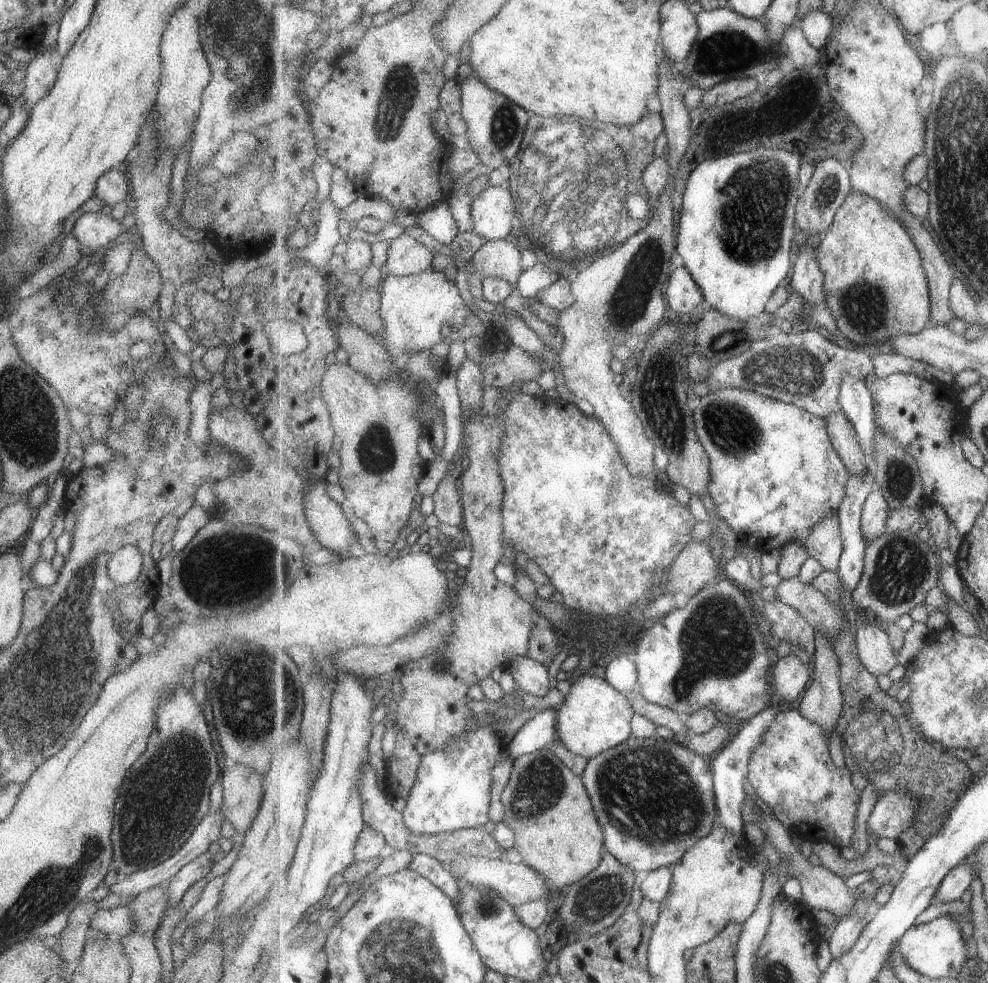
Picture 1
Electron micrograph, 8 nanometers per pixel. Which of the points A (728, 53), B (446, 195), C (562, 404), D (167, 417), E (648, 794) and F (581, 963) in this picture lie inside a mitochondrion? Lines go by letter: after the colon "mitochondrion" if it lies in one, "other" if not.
A: mitochondrion
B: other
C: other
D: mitochondrion
E: mitochondrion
F: other

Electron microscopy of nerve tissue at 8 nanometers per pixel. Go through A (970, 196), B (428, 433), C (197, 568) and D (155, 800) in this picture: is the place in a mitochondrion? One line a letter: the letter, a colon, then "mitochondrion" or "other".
A: mitochondrion
B: other
C: mitochondrion
D: mitochondrion

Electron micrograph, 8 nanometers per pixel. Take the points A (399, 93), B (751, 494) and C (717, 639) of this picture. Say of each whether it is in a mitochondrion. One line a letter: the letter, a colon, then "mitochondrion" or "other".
A: mitochondrion
B: other
C: mitochondrion

